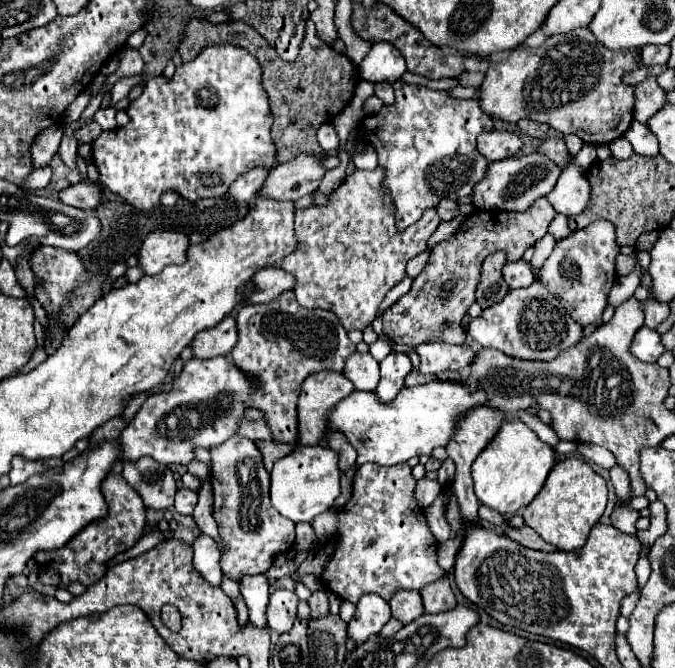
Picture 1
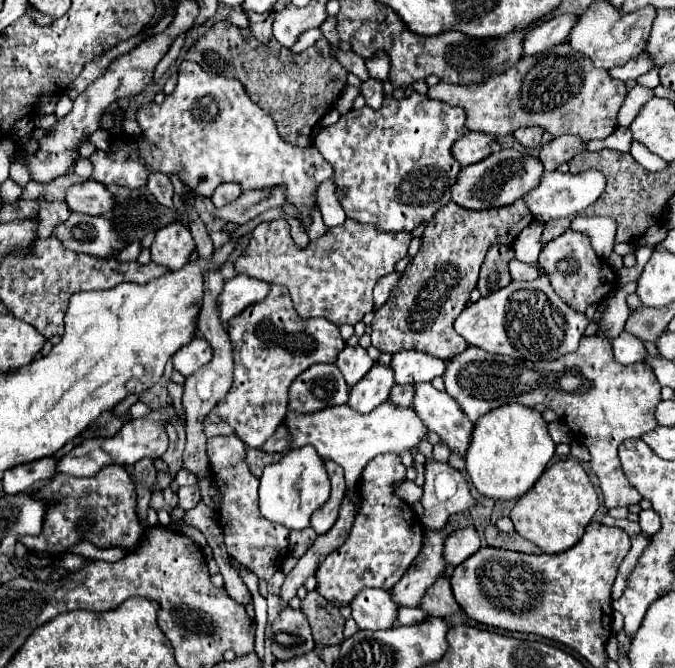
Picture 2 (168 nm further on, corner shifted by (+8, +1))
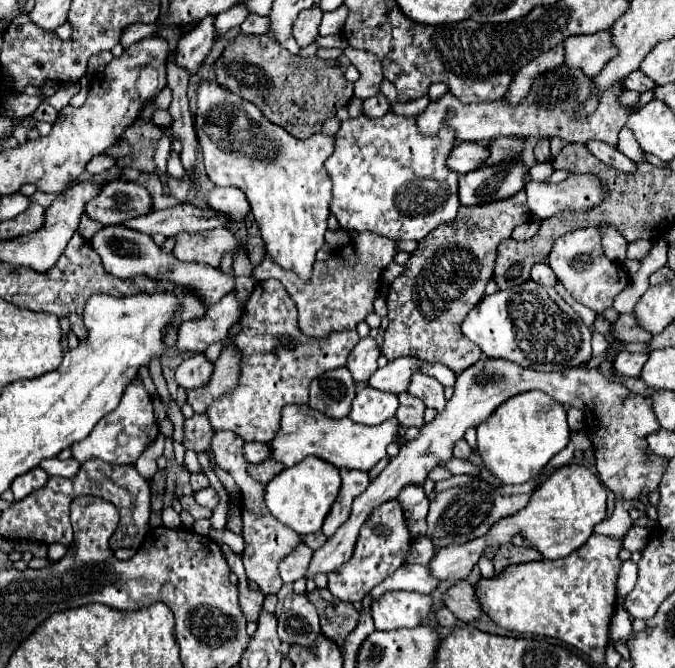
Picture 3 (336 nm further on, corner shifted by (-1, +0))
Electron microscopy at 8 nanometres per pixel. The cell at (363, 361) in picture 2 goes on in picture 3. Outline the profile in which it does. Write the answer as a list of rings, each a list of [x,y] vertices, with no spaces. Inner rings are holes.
[[[365,337],[357,343],[357,347],[351,351],[347,369],[351,371],[353,379],[357,383],[367,381],[377,371],[377,359],[379,359],[379,347],[373,337]]]

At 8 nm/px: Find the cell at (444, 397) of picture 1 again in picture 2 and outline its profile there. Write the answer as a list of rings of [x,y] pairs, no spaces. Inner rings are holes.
[[[388,400],[382,402],[370,414],[360,414],[352,410],[348,404],[344,404],[344,406],[332,406],[328,410],[318,410],[312,414],[288,414],[286,422],[294,438],[292,448],[310,444],[316,448],[320,458],[330,458],[342,466],[346,478],[346,494],[356,490],[360,474],[372,458],[386,452],[396,456],[400,456],[402,452],[416,452],[418,444],[428,434],[428,428],[424,426],[424,422],[420,422],[412,406],[410,408],[392,406],[392,402]]]

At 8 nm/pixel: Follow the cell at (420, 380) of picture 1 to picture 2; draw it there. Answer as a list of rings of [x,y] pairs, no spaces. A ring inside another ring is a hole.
[[[396,384],[390,392],[390,400],[398,406],[412,406],[412,398],[414,398],[414,384],[408,384],[408,386],[400,386]]]

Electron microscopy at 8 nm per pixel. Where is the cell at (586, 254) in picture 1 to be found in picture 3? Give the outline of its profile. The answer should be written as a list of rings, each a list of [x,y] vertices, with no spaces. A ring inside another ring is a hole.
[[[597,227],[577,229],[573,233],[559,237],[549,253],[549,267],[555,271],[557,279],[571,293],[573,299],[593,309],[595,313],[603,313],[605,309],[613,307],[613,299],[629,283],[629,275],[625,273],[623,265],[607,259],[601,245],[601,233]]]

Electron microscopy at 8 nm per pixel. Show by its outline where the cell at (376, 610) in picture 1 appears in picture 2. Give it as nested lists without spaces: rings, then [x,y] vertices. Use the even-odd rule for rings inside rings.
[[[364,588],[350,604],[352,618],[360,630],[386,630],[396,622],[398,606],[392,602],[390,592]]]

